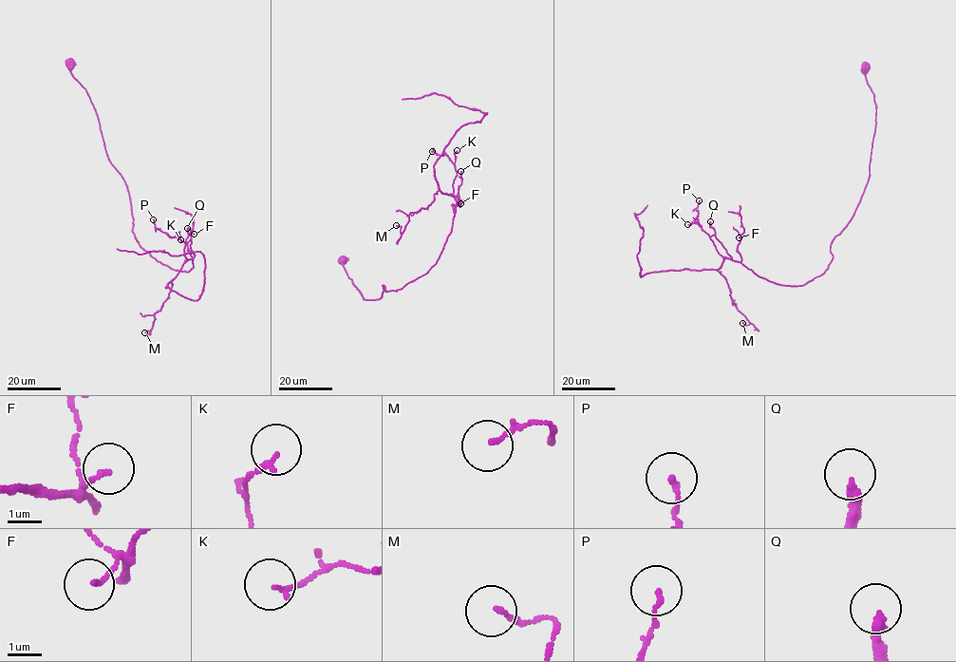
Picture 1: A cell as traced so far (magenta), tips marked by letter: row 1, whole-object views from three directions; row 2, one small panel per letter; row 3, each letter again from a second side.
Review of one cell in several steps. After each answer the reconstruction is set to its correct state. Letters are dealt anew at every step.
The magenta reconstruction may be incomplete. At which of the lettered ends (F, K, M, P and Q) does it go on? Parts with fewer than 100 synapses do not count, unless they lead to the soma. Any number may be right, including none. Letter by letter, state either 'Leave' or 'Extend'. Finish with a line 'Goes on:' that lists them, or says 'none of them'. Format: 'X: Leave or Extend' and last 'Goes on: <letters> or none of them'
F: Leave
K: Leave
M: Leave
P: Leave
Q: Leave
Goes on: none of them

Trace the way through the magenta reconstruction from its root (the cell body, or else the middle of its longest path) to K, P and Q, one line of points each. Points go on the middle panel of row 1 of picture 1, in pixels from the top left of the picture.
K: (342, 260), (365, 300), (381, 298), (384, 285), (386, 291), (396, 291), (426, 274), (451, 231), (457, 150)
P: (342, 260), (368, 300), (436, 263), (451, 231), (457, 172), (432, 151)
Q: (342, 260), (365, 300), (381, 298), (384, 285), (386, 291), (396, 291), (425, 274), (451, 231), (460, 171)

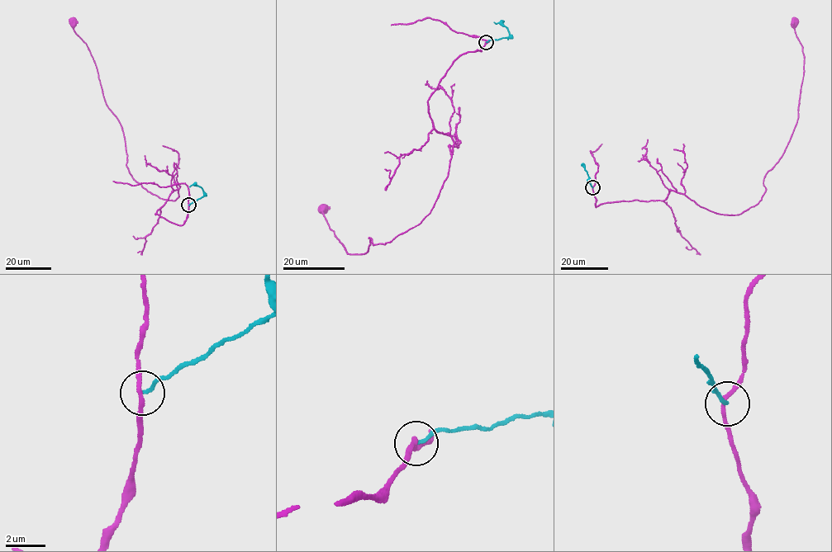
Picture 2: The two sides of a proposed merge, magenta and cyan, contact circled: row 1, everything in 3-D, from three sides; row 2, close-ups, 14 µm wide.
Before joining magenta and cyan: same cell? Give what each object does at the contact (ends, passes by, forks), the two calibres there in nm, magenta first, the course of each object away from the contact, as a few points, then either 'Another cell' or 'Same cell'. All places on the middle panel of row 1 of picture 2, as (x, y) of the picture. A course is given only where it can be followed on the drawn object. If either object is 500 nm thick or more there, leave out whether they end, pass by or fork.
At the ring magenta passes by. At the ring cyan ends. Thickness 200 nm (magenta) against 160 nm. Course of magenta: (486, 42), (427, 101), (454, 143), (430, 213), (349, 253), (322, 209). Course of cyan: (486, 42), (511, 35), (505, 26), (494, 22). Another cell

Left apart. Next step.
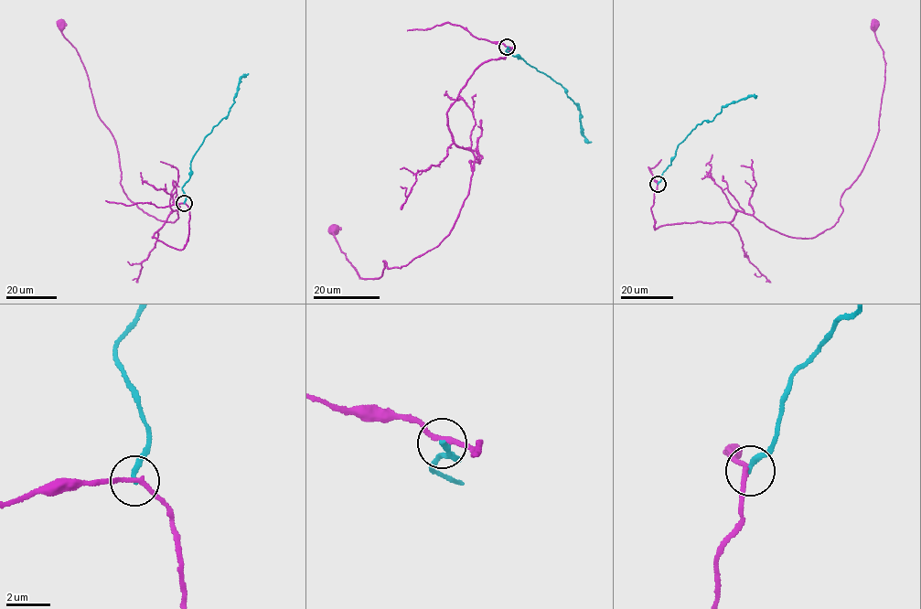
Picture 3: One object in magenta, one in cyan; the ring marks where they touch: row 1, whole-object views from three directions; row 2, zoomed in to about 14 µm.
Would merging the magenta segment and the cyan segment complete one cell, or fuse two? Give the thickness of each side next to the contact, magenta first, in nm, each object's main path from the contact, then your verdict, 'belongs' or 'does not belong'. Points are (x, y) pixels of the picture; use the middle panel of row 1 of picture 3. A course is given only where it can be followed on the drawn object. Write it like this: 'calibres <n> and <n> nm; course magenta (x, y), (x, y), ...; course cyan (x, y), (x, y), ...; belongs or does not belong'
calibres 200 and 260 nm; course magenta (508, 47), (446, 112), (453, 143), (475, 158), (449, 233), (361, 278), (332, 229); course cyan (508, 48), (509, 49), (506, 51), (562, 86), (577, 104), (582, 133), (591, 142); does not belong

